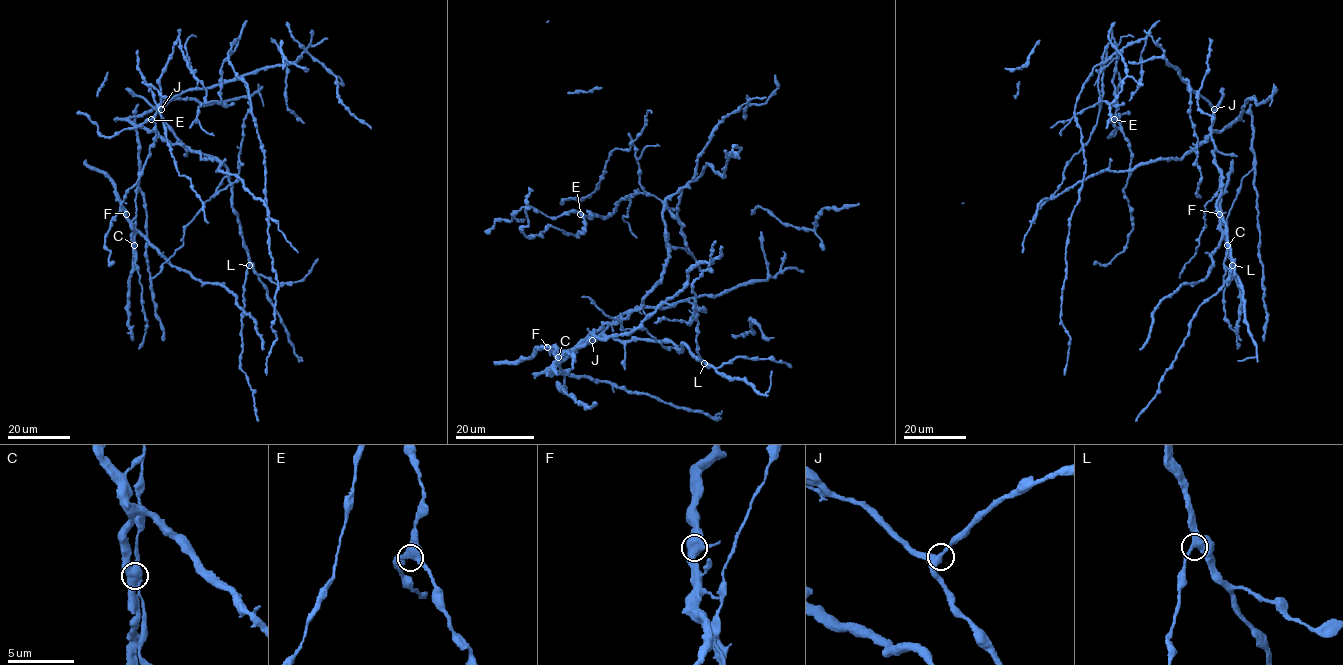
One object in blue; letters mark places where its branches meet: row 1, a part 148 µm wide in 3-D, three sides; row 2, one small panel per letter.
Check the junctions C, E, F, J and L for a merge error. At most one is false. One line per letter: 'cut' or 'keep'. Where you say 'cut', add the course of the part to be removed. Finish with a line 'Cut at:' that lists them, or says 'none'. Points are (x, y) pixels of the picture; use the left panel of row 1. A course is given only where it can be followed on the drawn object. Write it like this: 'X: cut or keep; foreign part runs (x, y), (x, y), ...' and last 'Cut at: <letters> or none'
C: keep
E: keep
F: keep
J: keep
L: keep
Cut at: none

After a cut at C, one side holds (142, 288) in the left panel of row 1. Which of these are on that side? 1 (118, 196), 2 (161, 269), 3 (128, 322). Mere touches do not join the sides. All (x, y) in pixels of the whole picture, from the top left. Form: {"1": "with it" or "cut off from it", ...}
{"1": "cut off from it", "2": "cut off from it", "3": "cut off from it"}

